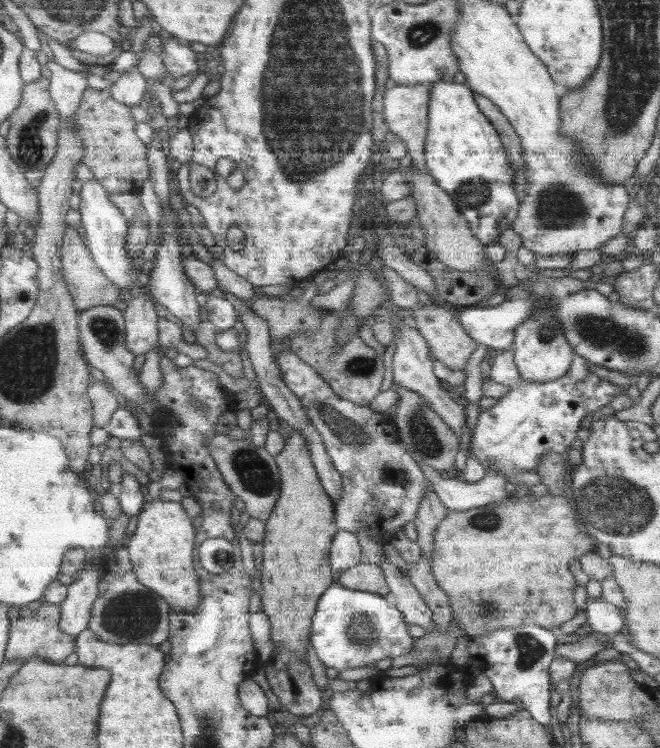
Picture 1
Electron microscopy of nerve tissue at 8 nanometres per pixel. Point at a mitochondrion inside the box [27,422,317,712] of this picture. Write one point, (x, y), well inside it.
(135, 614)

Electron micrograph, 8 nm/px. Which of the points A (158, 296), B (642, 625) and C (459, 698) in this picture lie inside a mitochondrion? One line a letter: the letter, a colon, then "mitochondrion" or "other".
A: other
B: other
C: other

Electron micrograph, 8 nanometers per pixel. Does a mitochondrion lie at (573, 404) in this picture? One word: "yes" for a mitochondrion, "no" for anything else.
no

